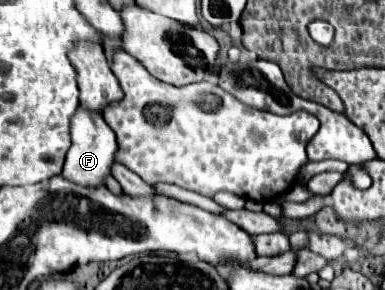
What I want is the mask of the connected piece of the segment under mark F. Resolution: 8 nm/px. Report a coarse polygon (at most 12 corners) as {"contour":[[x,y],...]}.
{"contour":[[96,112],[72,116],[72,146],[62,176],[100,188],[118,150]]}

